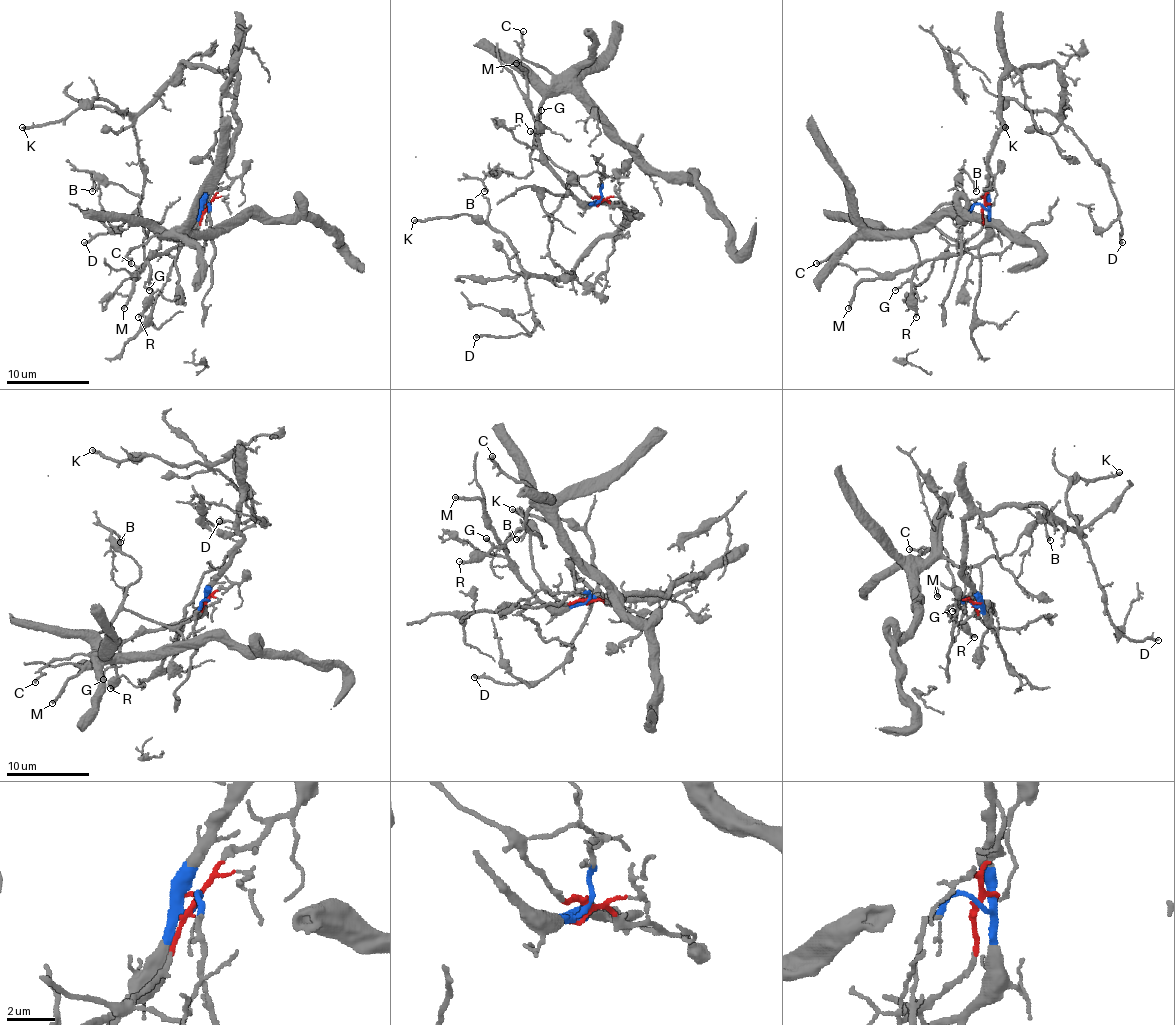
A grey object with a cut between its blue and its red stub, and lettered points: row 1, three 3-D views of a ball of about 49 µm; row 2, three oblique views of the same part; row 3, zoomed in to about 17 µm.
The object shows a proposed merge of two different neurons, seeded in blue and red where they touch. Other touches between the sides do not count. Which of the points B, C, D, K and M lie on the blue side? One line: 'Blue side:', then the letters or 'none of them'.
Blue side: D, K, M

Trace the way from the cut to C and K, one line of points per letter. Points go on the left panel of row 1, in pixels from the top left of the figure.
C: (208, 208), (200, 228), (185, 241), (167, 241), (144, 224), (146, 232), (160, 237), (129, 251), (131, 263)
K: (208, 208), (204, 193), (239, 125), (237, 81), (227, 69), (181, 63), (142, 108), (94, 100), (22, 127)

